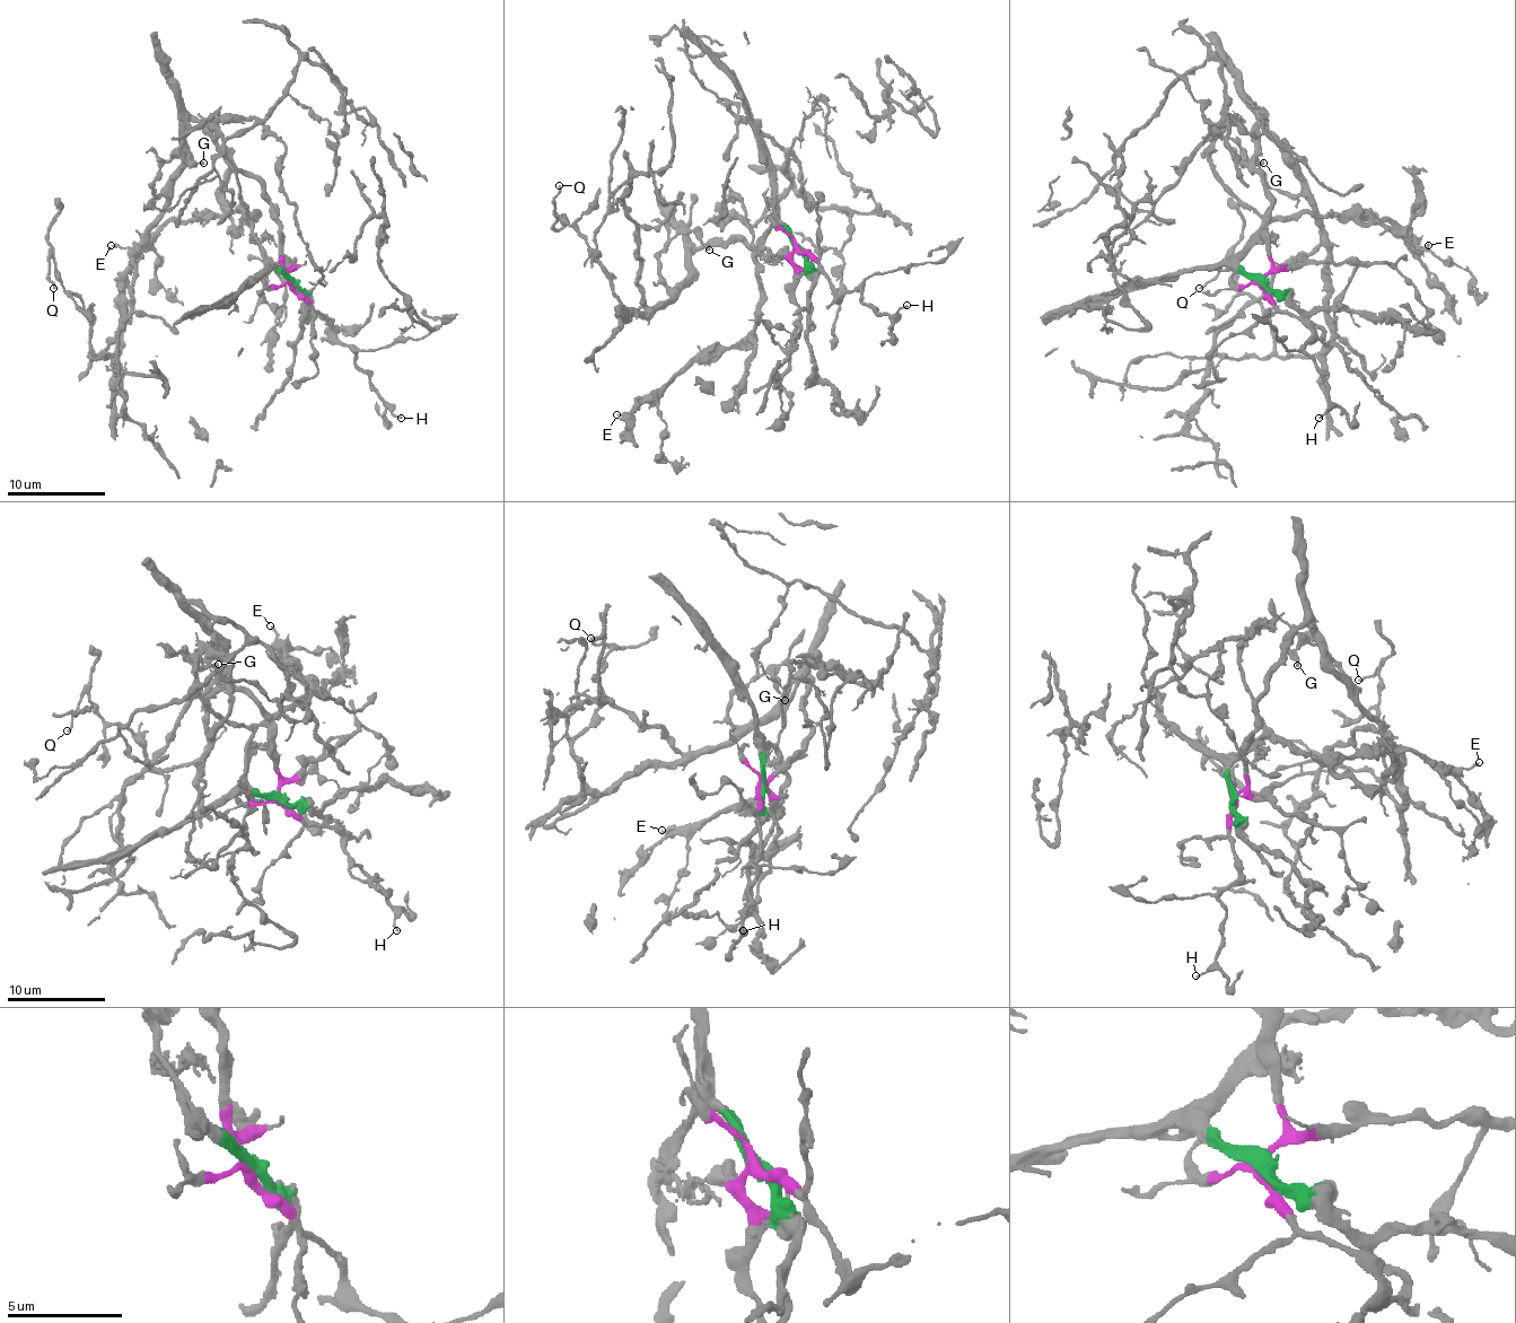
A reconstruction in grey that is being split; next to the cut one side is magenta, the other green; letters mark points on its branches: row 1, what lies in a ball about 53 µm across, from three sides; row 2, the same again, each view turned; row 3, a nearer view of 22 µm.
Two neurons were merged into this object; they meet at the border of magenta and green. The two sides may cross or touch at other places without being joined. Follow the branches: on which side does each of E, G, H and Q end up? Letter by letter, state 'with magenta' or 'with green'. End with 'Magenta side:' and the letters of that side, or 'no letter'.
E: with green
G: with magenta
H: with magenta
Q: with magenta
Magenta side: G, H, Q

